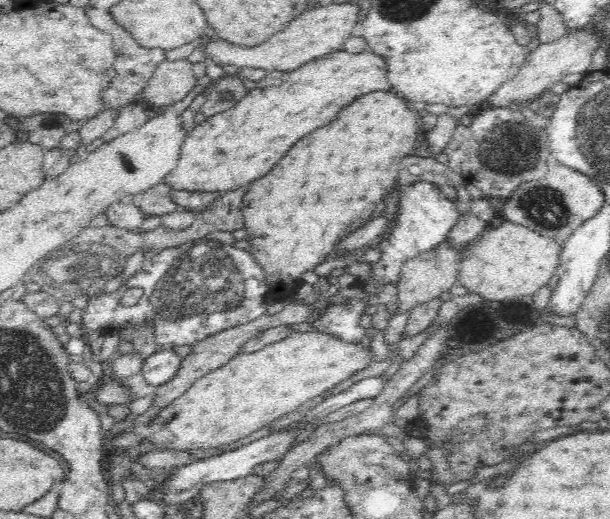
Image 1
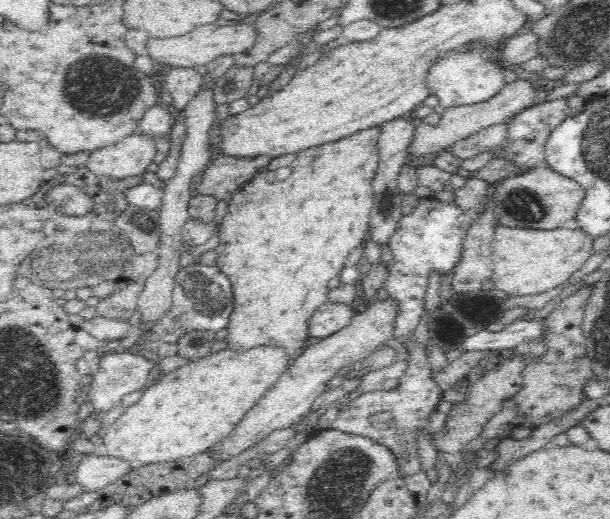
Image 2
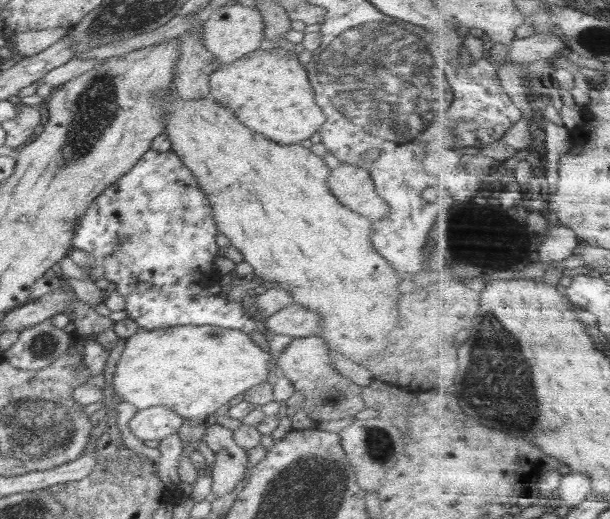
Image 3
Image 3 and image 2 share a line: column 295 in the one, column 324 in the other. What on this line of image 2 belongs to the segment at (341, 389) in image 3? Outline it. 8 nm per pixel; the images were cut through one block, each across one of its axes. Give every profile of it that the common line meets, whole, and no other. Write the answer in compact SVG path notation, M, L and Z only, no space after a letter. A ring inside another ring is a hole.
M392 297L384 300L375 299L363 312L357 312L348 326L342 327L342 330L322 338L318 344L304 350L302 356L296 358L296 362L292 362L290 370L282 374L282 377L266 394L262 395L262 398L258 398L257 404L250 412L244 414L244 418L234 426L230 436L222 438L206 452L216 457L221 463L258 444L274 430L298 425L300 422L305 423L304 420L314 412L310 410L314 400L325 392L329 382L337 377L338 372L345 365L356 361L363 362L378 347L391 342L398 312L400 312L398 301L394 301Z

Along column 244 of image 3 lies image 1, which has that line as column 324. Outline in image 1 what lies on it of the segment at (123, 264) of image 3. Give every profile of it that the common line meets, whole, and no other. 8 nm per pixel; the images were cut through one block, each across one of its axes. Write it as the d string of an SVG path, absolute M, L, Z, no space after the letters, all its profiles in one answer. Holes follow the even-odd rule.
M348 299L344 304L329 304L325 313L312 326L316 331L325 332L326 334L333 334L341 338L344 342L362 342L362 338L366 335L366 328L360 325L360 318L363 313L370 311L369 306L360 301L360 299Z

